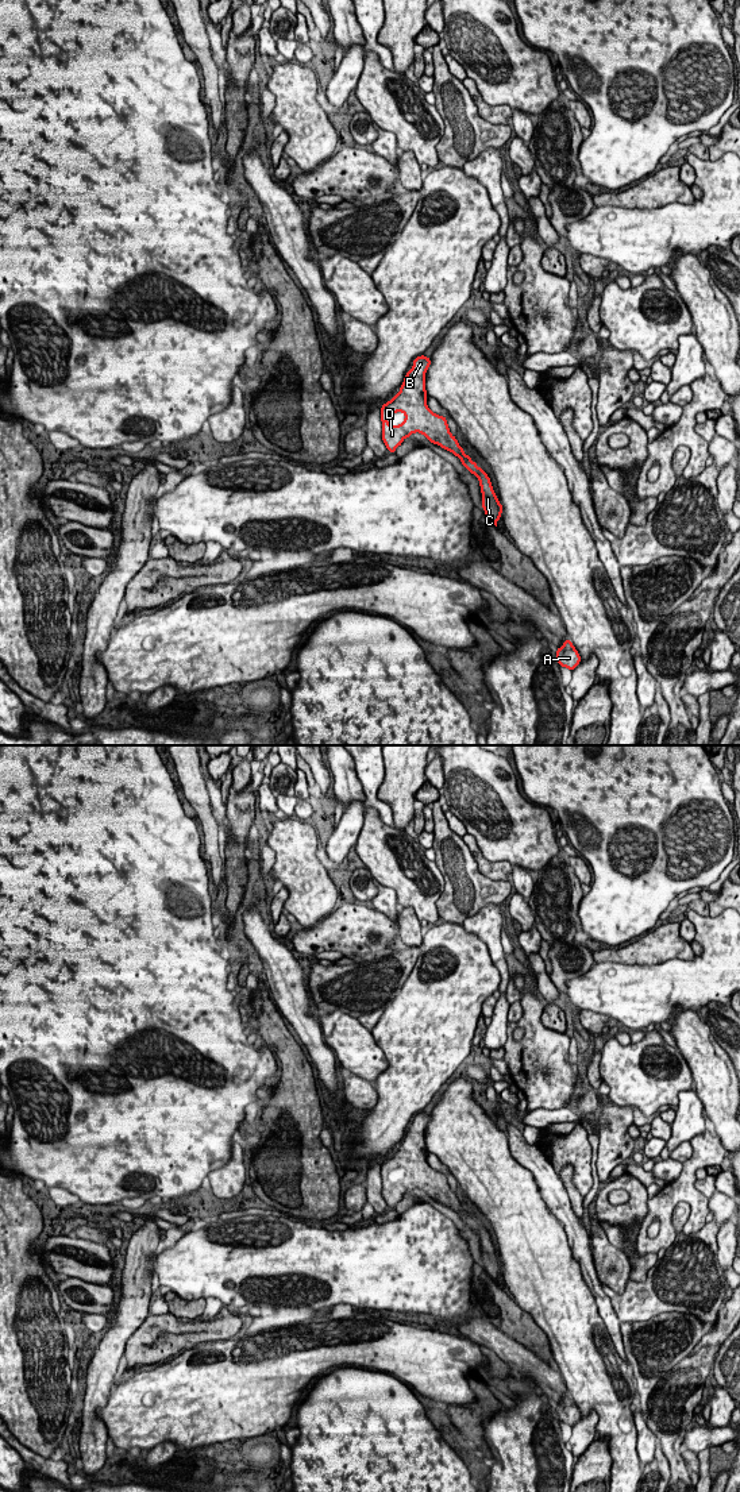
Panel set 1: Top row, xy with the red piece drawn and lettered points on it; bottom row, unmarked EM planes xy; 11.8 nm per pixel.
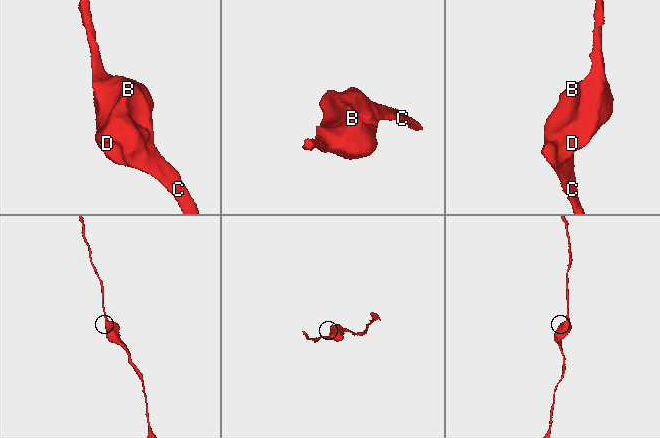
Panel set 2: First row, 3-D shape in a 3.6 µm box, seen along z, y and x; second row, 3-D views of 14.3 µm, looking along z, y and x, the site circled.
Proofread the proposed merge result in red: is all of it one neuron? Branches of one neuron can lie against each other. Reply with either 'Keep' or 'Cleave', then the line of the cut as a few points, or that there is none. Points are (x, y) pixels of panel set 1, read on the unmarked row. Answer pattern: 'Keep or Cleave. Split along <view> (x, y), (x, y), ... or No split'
Keep. No split

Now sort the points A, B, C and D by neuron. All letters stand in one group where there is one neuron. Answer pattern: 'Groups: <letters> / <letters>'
Groups: A B C D

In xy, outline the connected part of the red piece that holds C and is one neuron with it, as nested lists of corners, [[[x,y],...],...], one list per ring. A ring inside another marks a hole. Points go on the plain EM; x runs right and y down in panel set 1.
[[[425,1111],[417,1113],[413,1122],[404,1134],[400,1148],[381,1164],[382,1196],[386,1204],[394,1210],[405,1194],[412,1190],[423,1190],[431,1199],[452,1208],[462,1221],[479,1235],[482,1249],[482,1264],[487,1275],[497,1283],[501,1275],[502,1261],[500,1260],[487,1230],[465,1210],[463,1204],[451,1191],[444,1172],[433,1169],[427,1163],[425,1129],[431,1115]],[[402,1168],[405,1176],[400,1181],[392,1183],[388,1179],[390,1171]]]

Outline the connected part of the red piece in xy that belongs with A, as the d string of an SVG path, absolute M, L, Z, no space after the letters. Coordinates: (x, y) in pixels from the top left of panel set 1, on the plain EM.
M567 1395L560 1404L556 1406L556 1414L560 1423L566 1423L569 1426L574 1426L579 1418L581 1412L575 1403L573 1402L571 1396Z

